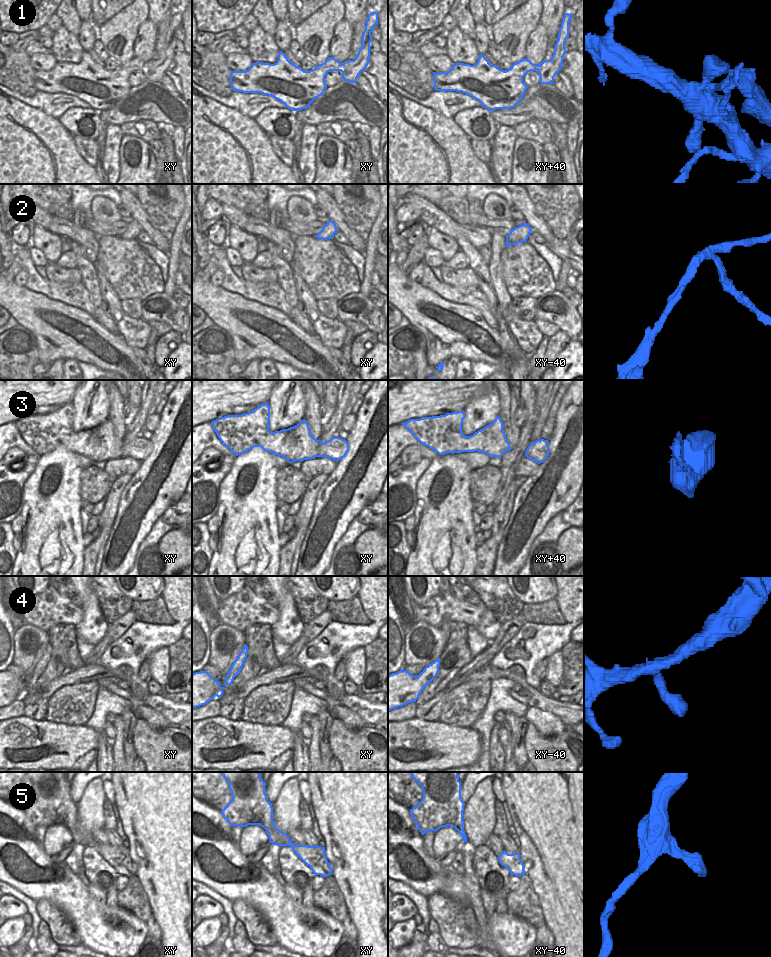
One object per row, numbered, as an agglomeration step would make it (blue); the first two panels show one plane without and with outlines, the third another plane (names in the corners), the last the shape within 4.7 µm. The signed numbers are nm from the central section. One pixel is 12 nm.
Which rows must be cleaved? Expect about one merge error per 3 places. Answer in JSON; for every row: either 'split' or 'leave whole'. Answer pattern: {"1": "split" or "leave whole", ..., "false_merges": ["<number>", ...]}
{"1": "split", "2": "split", "3": "leave whole", "4": "leave whole", "5": "leave whole", "false_merges": ["1", "2"]}

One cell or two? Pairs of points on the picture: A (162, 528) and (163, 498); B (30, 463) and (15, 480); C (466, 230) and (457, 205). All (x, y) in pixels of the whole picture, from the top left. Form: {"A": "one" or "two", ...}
{"A": "two", "B": "one", "C": "two"}

